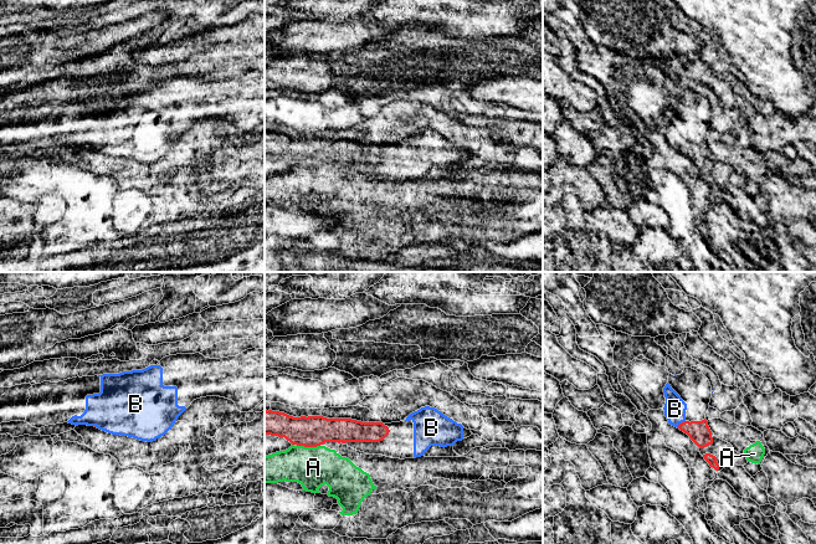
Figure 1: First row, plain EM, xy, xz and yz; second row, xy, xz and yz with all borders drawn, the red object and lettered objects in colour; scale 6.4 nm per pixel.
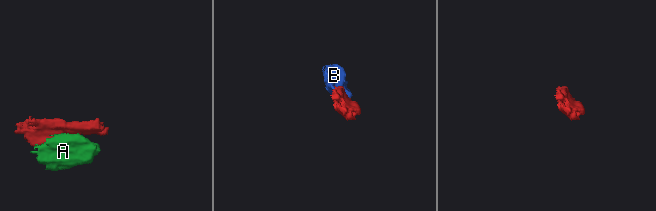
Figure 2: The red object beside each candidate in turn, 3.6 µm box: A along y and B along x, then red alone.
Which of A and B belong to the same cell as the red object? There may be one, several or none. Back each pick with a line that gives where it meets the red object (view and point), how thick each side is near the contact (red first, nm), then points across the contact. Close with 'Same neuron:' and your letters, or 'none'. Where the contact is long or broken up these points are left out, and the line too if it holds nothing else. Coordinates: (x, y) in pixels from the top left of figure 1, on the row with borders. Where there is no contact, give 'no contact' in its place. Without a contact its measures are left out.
B: contact yz (680, 424); calibres 140 and 140 nm
Same neuron: B

